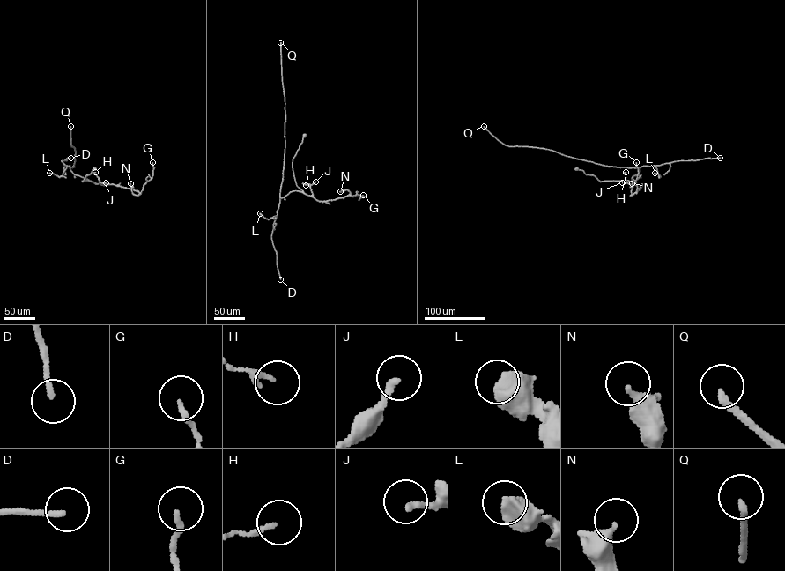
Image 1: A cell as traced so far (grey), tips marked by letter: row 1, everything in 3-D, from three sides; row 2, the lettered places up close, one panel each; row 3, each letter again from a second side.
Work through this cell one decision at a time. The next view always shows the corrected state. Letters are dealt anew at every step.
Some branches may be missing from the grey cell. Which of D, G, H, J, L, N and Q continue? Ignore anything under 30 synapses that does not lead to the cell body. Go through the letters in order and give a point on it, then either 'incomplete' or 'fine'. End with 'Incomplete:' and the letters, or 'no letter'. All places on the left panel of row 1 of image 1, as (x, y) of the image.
D: place (70, 158); incomplete
G: place (152, 162); fine
H: place (95, 172); fine
J: place (106, 182); fine
L: place (49, 173); fine
N: place (130, 183); fine
Q: place (70, 126); incomplete
Incomplete: D, Q

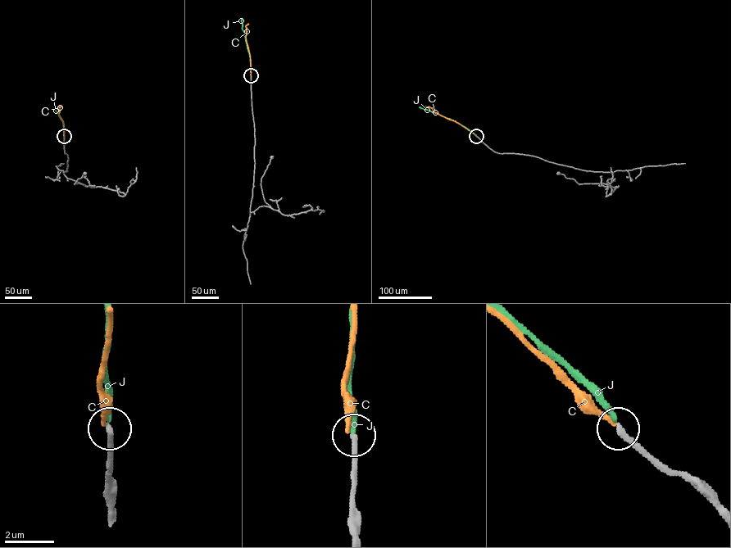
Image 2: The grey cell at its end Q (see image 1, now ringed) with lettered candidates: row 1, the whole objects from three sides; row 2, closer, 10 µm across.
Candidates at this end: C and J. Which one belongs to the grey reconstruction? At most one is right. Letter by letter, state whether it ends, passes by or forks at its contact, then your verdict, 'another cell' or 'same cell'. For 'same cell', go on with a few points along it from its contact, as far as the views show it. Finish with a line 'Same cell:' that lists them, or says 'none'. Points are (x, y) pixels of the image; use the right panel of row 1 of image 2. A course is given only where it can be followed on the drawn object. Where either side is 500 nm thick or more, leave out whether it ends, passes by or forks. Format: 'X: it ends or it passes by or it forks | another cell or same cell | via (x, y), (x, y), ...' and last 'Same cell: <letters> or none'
C: it ends | another cell
J: it ends | another cell
Same cell: none

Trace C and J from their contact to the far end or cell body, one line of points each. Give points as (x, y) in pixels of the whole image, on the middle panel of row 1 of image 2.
C: (251, 75), (250, 56), (246, 38), (246, 25), (248, 24)
J: (251, 75), (242, 18)

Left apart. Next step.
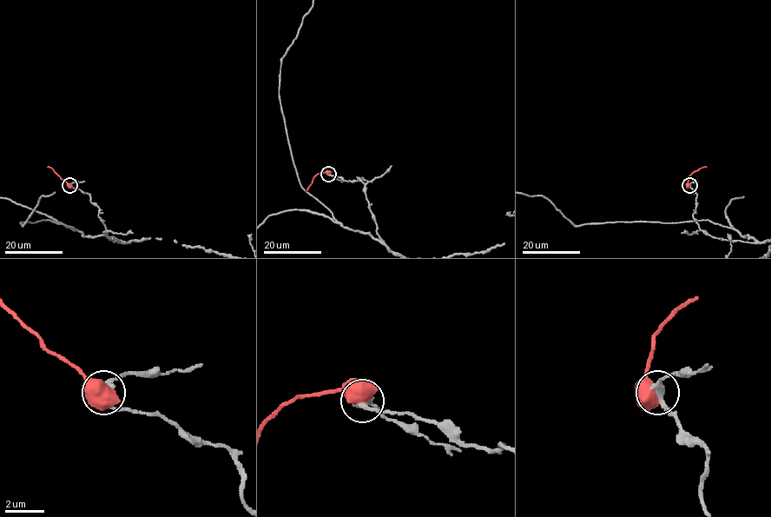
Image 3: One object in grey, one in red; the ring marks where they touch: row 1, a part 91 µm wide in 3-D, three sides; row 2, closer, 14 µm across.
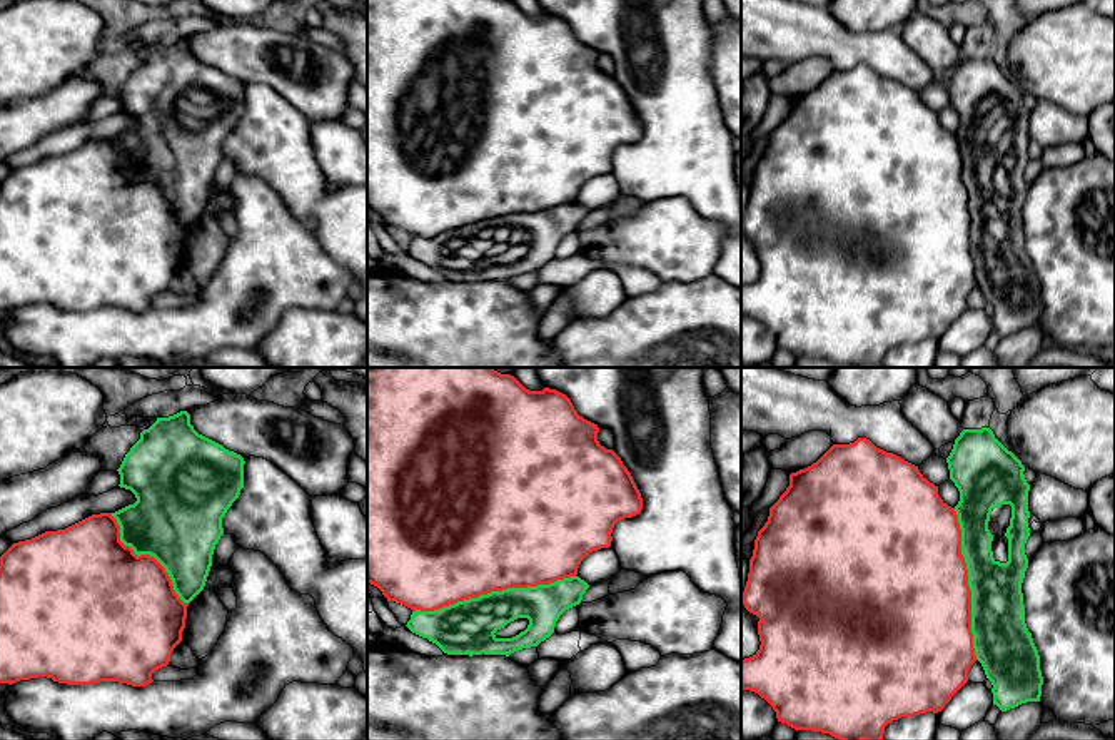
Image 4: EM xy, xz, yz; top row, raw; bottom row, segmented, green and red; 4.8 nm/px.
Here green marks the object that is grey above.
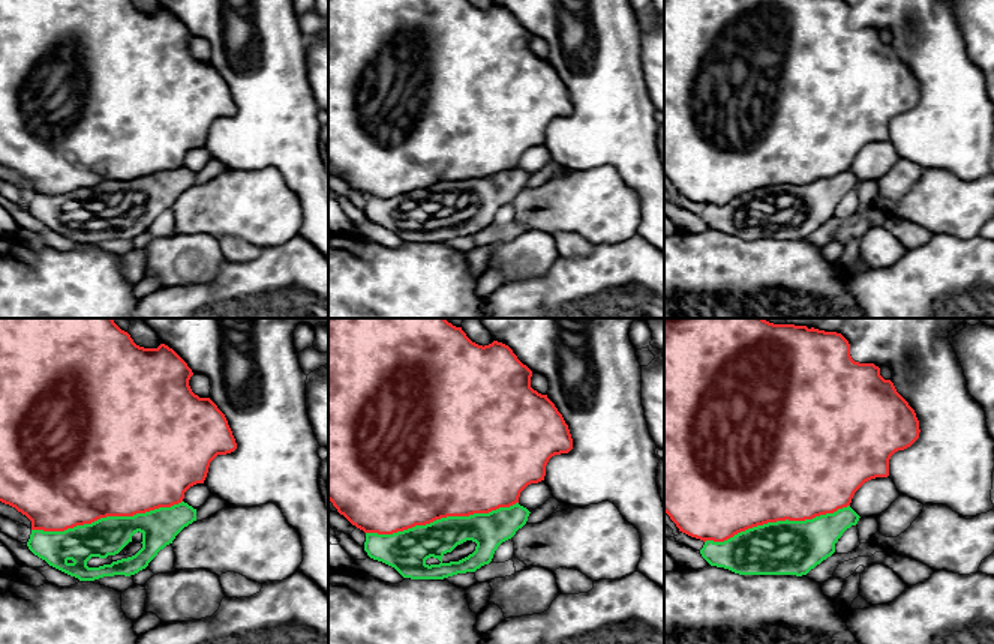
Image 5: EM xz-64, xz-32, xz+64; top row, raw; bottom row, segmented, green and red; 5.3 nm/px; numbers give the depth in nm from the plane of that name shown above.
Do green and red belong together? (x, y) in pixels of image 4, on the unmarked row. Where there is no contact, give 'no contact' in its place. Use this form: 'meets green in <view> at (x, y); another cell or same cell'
meets green in xz at (493, 217); another cell

